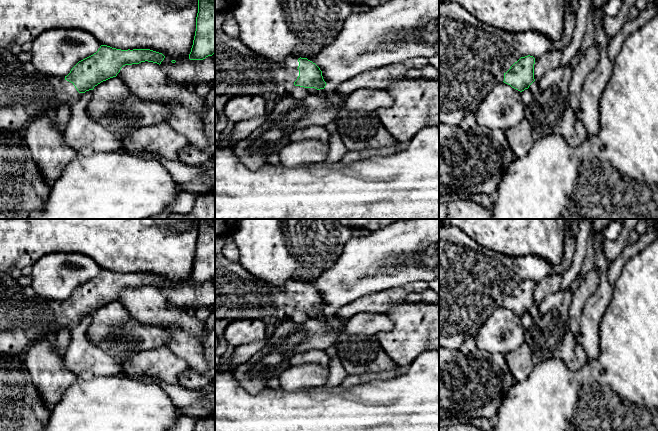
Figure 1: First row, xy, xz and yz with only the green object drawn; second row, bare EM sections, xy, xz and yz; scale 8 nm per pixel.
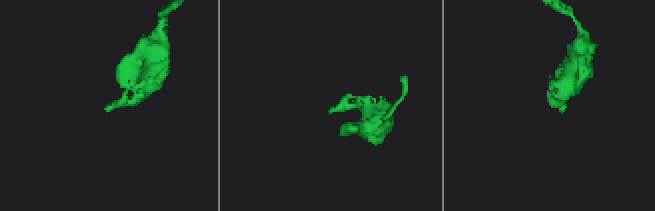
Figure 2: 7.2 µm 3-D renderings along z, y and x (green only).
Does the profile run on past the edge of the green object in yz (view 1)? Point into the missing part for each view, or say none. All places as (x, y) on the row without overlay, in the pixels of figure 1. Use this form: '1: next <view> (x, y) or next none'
1: next none

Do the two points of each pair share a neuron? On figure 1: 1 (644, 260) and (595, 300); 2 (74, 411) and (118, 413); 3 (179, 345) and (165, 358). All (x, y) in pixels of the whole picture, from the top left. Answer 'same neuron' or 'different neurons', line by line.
1: different neurons
2: same neuron
3: different neurons

